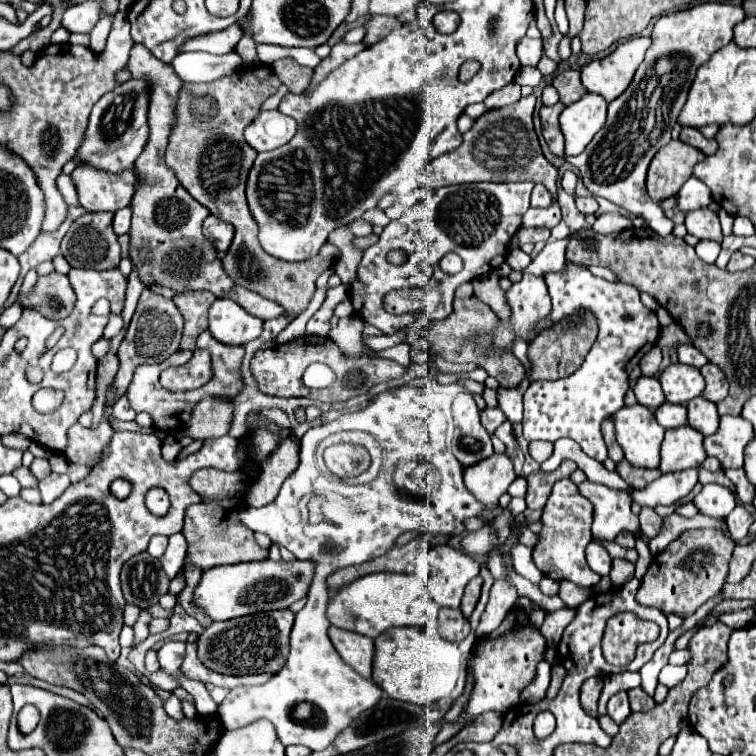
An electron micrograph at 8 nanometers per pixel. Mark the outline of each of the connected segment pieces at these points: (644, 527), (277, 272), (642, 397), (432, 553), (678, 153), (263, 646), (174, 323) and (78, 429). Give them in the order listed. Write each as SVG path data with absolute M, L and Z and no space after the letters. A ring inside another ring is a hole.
M641 507L641 513L639 513L639 523L641 523L641 531L645 537L653 539L659 529L661 529L661 523L663 519L651 509L651 507Z
M257 65L255 69L241 71L235 77L225 77L213 83L185 83L179 91L177 125L169 137L165 159L183 183L183 187L201 205L205 205L211 213L235 227L235 239L227 255L223 257L223 267L227 275L237 285L243 285L271 301L281 303L285 307L285 313L289 315L301 313L309 305L315 293L315 279L325 269L335 265L335 261L339 259L339 249L331 243L325 243L315 257L303 263L287 263L271 257L259 245L259 227L245 199L247 173L257 155L243 141L243 131L259 115L263 101L271 97L279 89L279 85L279 77L275 77L273 69L265 65ZM203 97L213 99L217 103L217 111L211 109L213 105L209 103L209 109L199 109L197 115L191 113L191 103Z
M639 377L633 391L635 391L637 403L641 403L649 409L657 409L665 401L663 391L661 391L661 383L655 377Z
M425 535L425 537L429 537L429 547L427 547L427 551L425 551L425 553L419 551L419 557L415 557L413 571L411 571L411 573L405 573L405 575L417 575L417 577L425 583L425 587L427 587L431 599L435 599L435 603L439 605L439 611L449 607L451 607L451 609L459 609L461 597L463 597L463 589L465 589L465 585L467 585L473 577L479 575L479 567L481 567L481 565L479 565L479 561L475 561L473 557L469 557L469 555L465 555L465 553L461 553L461 551L449 547L449 544L432 545L432 535Z
M671 141L657 151L647 173L647 191L653 201L661 201L679 193L683 183L691 177L695 163L703 161L705 155L683 143Z
M291 609L253 613L237 617L235 621L211 623L197 637L199 661L221 675L249 675L249 673L277 673L283 669L289 655L289 633L295 615Z
M143 289L141 297L139 297L139 305L135 309L135 315L127 327L125 339L121 341L121 345L117 349L117 357L121 361L121 367L119 367L119 373L113 381L113 387L119 397L125 395L125 391L133 379L135 367L139 367L143 363L165 361L175 351L179 351L181 331L183 331L183 317L181 317L177 305L171 299L165 299L163 295L153 293L151 289Z
M101 421L97 429L85 429L79 423L75 423L67 431L69 443L67 443L65 457L71 463L93 467L99 461L99 451L103 451L103 445L107 445L107 441L111 439L111 433L113 427L107 421Z

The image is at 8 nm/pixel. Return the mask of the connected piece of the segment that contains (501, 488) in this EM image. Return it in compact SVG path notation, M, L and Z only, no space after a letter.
M493 453L491 457L465 469L467 489L475 495L477 501L487 505L487 509L495 509L499 505L499 497L507 493L515 477L513 461L507 453Z

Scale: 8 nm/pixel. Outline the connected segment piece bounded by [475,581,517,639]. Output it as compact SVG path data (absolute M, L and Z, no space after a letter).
M495 581L493 583L487 609L481 615L477 631L475 631L477 639L487 637L491 631L495 631L501 625L505 615L513 609L515 599L517 599L517 591L515 591L515 587L511 583L507 583L507 581Z

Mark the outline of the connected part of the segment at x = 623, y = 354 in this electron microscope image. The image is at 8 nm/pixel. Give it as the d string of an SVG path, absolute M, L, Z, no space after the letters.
M567 263L567 269L563 273L549 273L545 277L545 283L549 287L549 295L553 299L553 311L549 317L545 317L539 323L537 333L541 333L543 329L551 327L555 321L561 321L563 317L567 317L569 313L577 313L583 309L589 309L595 313L598 323L598 335L591 351L587 353L585 361L581 363L581 367L565 377L565 379L557 379L557 381L533 381L523 395L523 403L525 403L525 417L523 417L523 437L527 441L549 441L555 443L561 437L569 437L573 441L577 441L581 445L581 449L597 459L597 461L605 461L607 459L607 445L601 437L601 423L605 417L613 415L615 411L619 411L623 407L623 397L629 389L627 377L635 365L635 361L639 363L641 357L651 351L651 347L655 347L657 337L659 337L659 321L655 311L647 309L641 299L639 299L639 291L633 285L611 285L605 279L593 277L585 267L581 265L571 265Z

